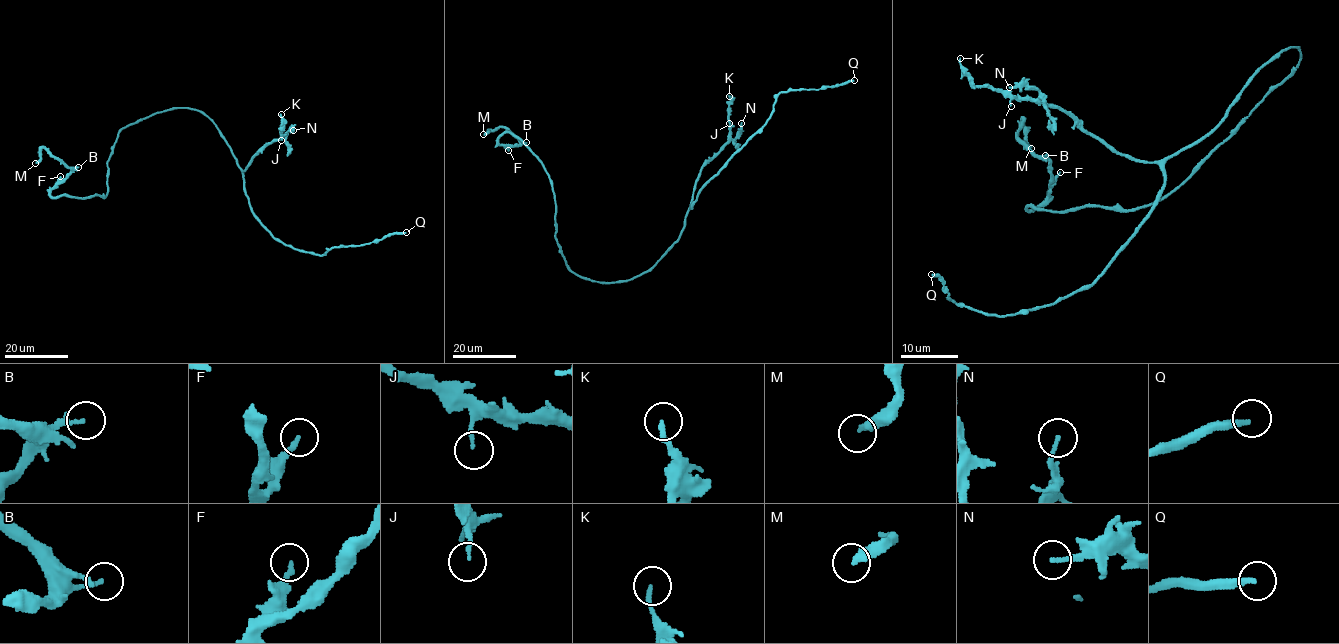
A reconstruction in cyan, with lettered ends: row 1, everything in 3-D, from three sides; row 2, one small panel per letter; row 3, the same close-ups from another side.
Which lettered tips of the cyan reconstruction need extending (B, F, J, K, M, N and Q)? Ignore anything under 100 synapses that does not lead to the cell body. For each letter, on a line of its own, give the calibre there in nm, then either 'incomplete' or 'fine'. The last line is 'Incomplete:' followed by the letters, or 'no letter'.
B: 150 nm thick; fine
F: 190 nm thick; fine
J: 130 nm thick; fine
K: 170 nm thick; fine
M: 320 nm thick; fine
N: 140 nm thick; fine
Q: 240 nm thick; fine
Incomplete: no letter

